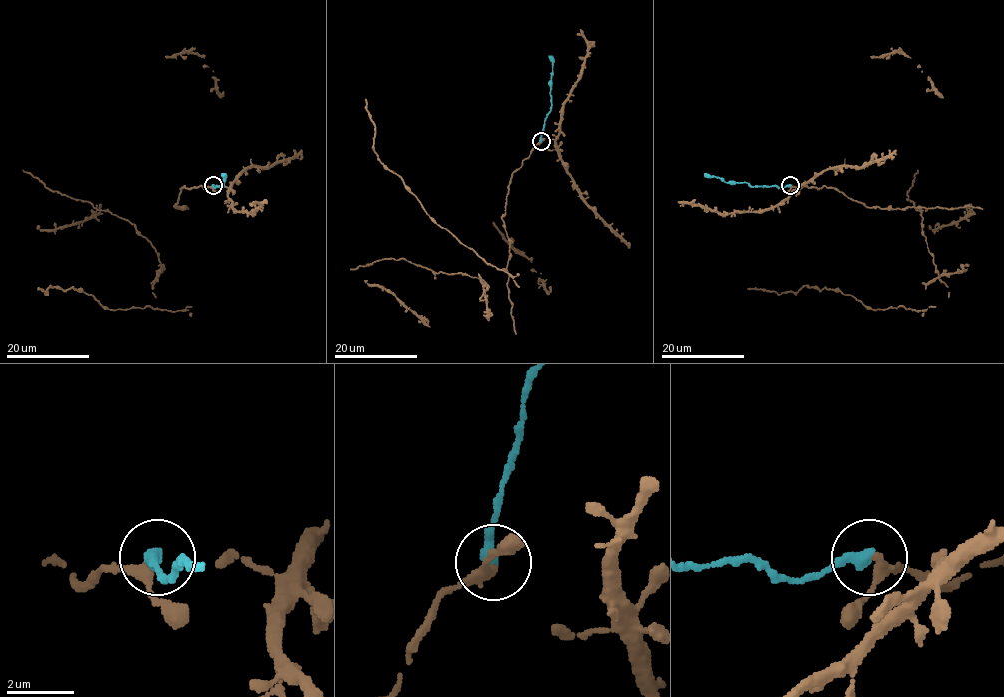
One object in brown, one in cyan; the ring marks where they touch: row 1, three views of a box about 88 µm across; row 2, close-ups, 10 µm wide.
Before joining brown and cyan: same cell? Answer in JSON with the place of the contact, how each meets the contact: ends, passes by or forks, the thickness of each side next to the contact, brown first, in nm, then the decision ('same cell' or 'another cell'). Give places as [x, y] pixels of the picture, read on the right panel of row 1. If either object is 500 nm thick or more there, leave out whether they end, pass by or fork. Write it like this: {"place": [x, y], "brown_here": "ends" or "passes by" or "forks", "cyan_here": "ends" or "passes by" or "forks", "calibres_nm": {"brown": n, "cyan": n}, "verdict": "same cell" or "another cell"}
{"place": [790, 185], "brown_here": "passes by", "cyan_here": "ends", "calibres_nm": {"brown": 240, "cyan": 360}, "verdict": "same cell"}

